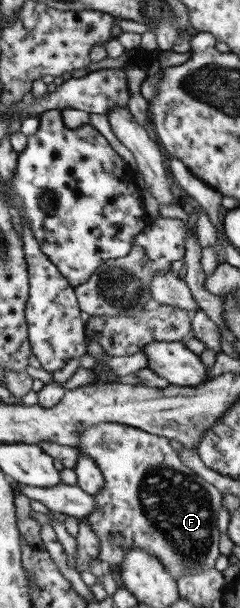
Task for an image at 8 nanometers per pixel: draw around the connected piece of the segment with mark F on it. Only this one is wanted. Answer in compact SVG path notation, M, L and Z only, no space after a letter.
M100 422L80 430L76 449L98 467L104 480L102 489L95 496L96 509L86 515L84 520L98 536L98 559L106 561L109 570L116 573L117 587L122 587L120 564L128 548L142 548L144 552L156 556L174 581L182 574L196 574L214 567L216 559L220 557L217 519L221 494L180 462L168 438L144 432L128 424Z

